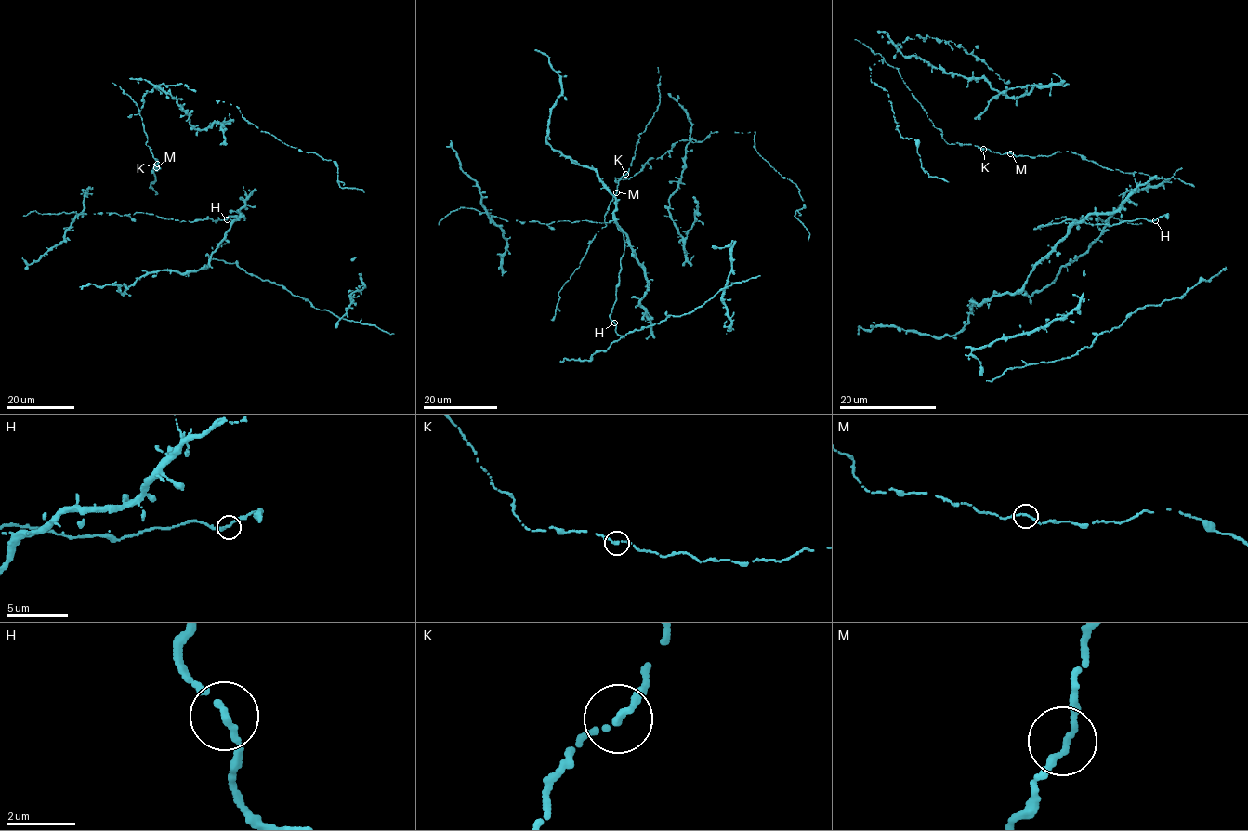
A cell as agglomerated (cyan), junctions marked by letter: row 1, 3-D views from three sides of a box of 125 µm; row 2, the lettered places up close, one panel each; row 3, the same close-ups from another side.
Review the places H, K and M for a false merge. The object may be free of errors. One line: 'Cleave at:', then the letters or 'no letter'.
Cleave at: no letter

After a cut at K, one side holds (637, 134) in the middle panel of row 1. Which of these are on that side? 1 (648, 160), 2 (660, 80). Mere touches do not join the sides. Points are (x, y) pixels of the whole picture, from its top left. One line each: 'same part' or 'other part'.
1: other part
2: same part

